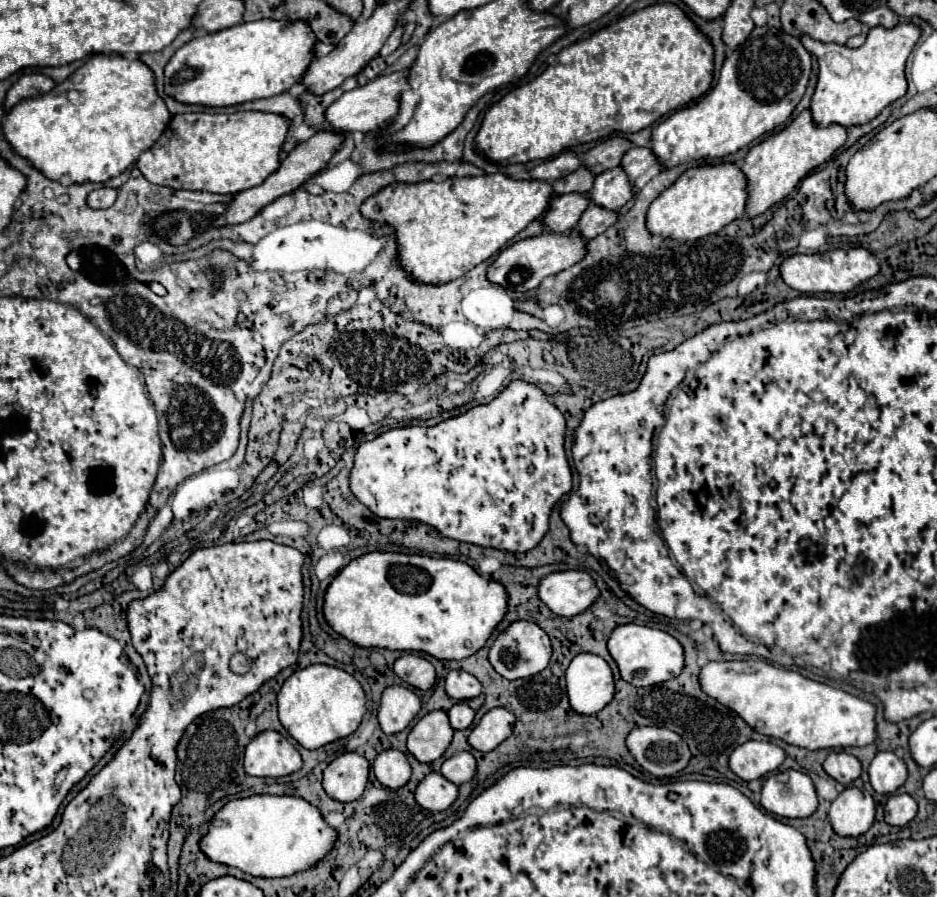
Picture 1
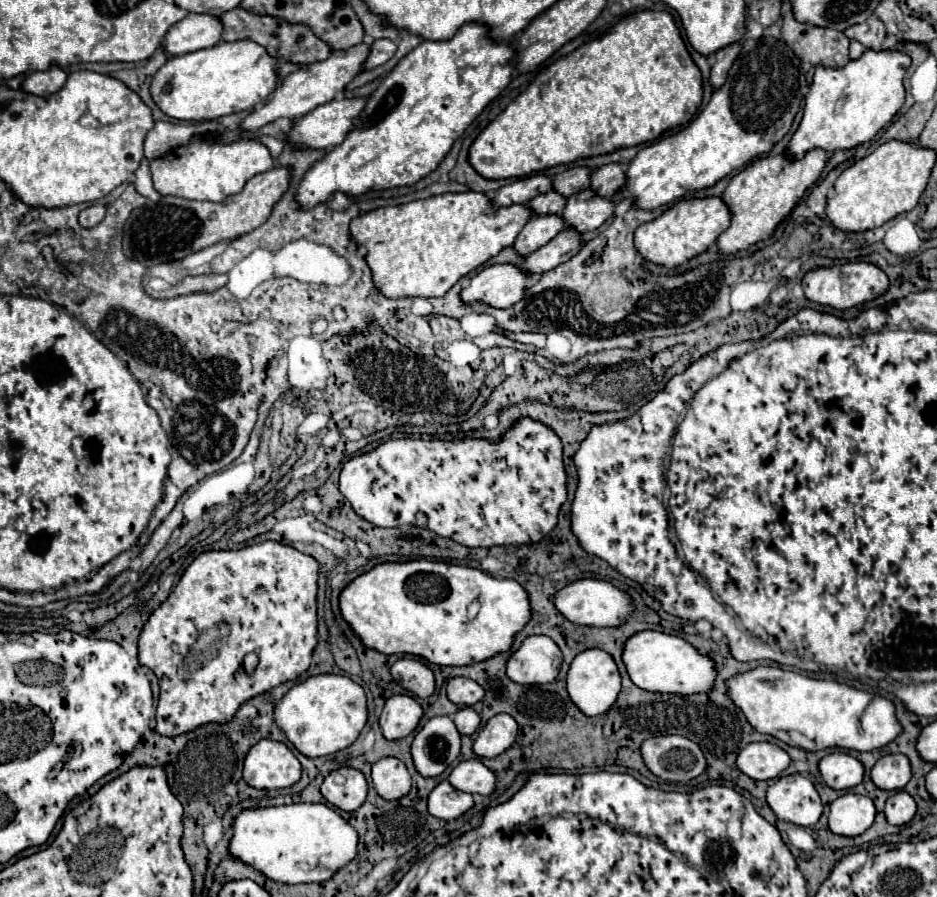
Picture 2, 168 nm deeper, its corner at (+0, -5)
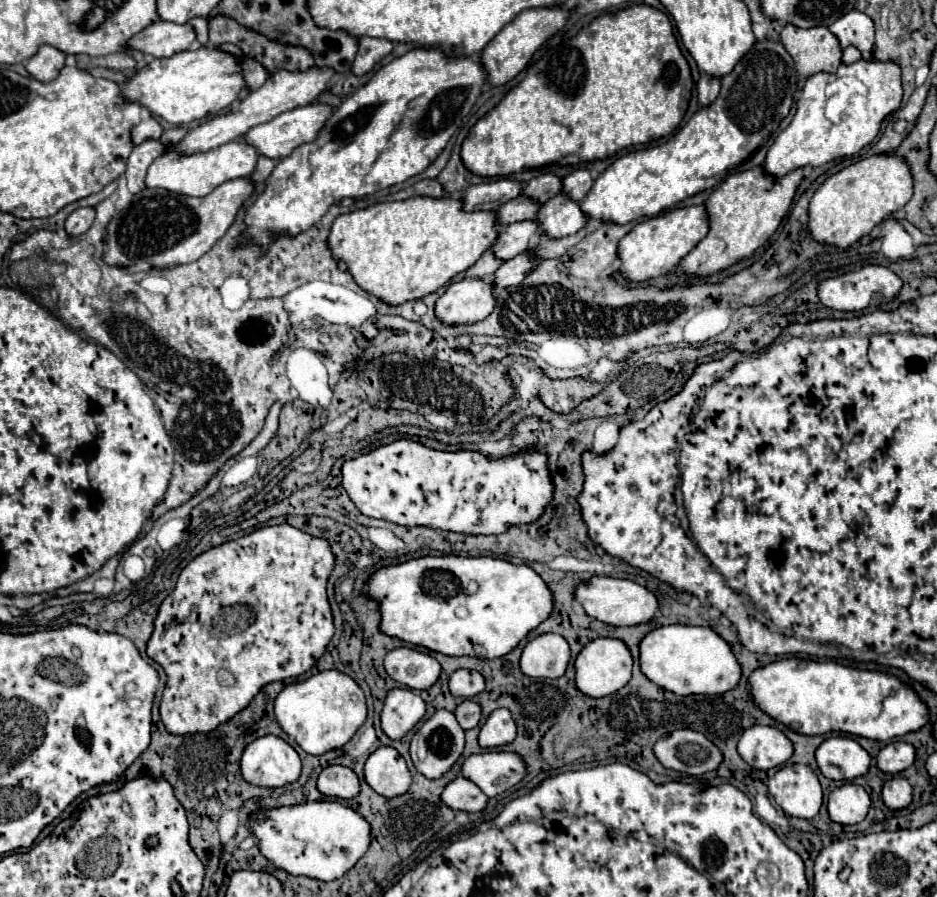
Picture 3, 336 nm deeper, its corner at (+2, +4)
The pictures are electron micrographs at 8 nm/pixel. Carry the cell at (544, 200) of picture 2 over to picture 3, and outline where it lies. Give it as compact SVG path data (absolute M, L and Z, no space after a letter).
M516 197L496 211L496 223L510 225L516 221L534 221L538 207L540 207L538 201L532 201L528 197Z

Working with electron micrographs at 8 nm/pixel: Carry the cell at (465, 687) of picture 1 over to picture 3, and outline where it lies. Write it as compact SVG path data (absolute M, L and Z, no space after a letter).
M458 669L450 675L450 693L456 697L474 697L484 691L484 677L472 669Z

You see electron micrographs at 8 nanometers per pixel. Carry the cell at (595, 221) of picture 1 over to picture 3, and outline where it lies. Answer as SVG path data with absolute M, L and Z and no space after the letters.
M530 251L510 259L510 261L504 261L498 271L494 273L494 279L492 279L492 285L494 289L502 289L502 287L512 287L512 285L520 285L524 281L524 277L536 267L536 259L532 259Z

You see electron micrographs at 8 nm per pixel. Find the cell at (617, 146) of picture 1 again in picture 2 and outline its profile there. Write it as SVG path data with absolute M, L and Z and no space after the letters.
M572 166L554 178L554 190L564 196L572 196L574 192L586 190L590 186L592 172L594 170L588 166Z

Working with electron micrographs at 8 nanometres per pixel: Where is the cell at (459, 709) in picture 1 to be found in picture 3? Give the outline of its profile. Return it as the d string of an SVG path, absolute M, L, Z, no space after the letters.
M466 699L466 701L462 701L462 703L456 707L454 715L456 715L456 719L458 719L458 723L460 723L462 729L472 729L472 727L476 727L476 725L480 723L482 709L480 709L478 703Z

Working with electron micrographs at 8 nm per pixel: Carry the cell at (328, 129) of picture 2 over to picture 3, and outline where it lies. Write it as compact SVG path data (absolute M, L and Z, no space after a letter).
M304 105L304 107L298 107L298 109L292 109L292 111L286 111L254 129L250 129L246 135L244 135L244 143L252 145L260 155L268 157L268 159L282 159L286 155L290 155L300 143L308 143L312 139L316 139L320 127L324 127L326 119L334 113L332 107L328 105Z

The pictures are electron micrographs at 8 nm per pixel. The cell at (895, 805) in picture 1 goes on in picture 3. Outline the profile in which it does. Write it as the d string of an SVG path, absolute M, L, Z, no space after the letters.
M892 777L882 787L882 799L890 809L904 809L912 801L912 785L904 777Z

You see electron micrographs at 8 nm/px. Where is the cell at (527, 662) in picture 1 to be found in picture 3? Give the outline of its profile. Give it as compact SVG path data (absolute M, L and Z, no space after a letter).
M546 633L532 639L520 659L520 669L528 677L554 679L566 673L570 663L570 647L564 637L556 633Z

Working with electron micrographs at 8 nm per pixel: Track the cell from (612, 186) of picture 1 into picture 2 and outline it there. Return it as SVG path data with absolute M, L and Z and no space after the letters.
M586 188L568 198L562 218L568 226L574 226L580 232L588 232L588 230L596 230L612 214L614 214L612 198L594 196L594 192L590 192L590 188Z

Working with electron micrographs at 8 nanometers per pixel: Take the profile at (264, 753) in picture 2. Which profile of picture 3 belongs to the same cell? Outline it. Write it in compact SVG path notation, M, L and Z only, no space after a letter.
M266 735L244 749L240 769L242 777L252 785L284 787L300 777L300 757L280 737Z

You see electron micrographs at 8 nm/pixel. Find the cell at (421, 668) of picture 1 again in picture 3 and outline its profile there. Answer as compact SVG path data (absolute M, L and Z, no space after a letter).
M412 647L392 649L384 659L384 669L394 681L418 691L432 687L442 673L440 663L432 655Z

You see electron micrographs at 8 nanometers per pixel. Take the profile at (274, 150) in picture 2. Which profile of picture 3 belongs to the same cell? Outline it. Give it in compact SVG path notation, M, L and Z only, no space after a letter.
M146 117L144 121L140 121L138 125L132 127L132 141L134 141L136 145L140 145L140 143L144 143L146 139L160 139L162 131L164 131L164 129L158 125L158 121L156 121L154 117Z

